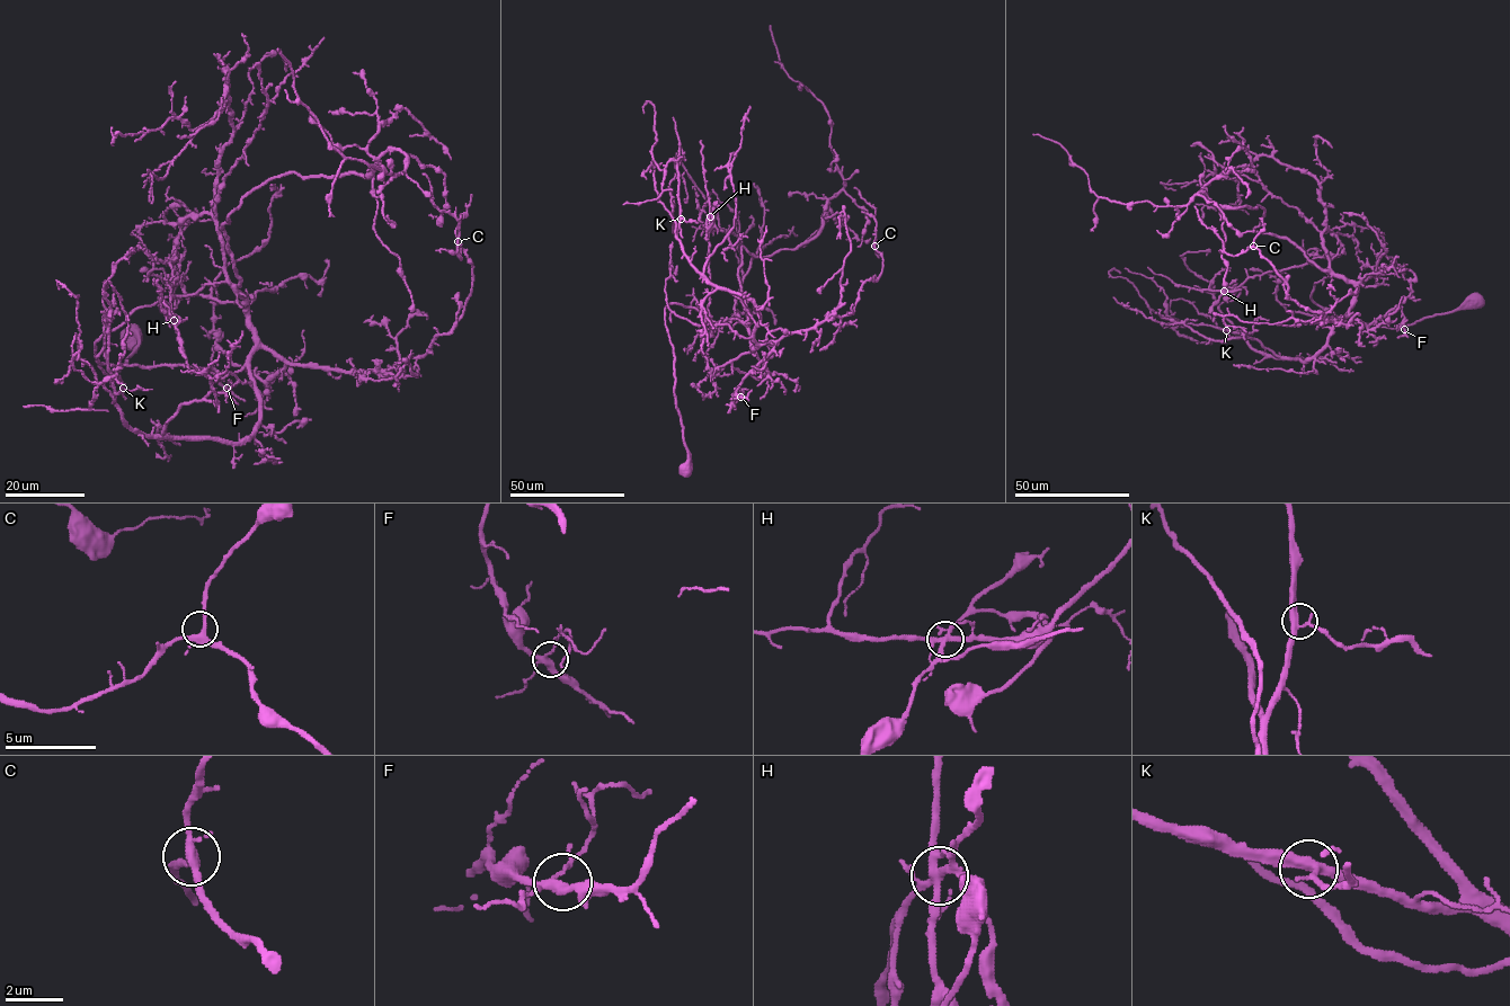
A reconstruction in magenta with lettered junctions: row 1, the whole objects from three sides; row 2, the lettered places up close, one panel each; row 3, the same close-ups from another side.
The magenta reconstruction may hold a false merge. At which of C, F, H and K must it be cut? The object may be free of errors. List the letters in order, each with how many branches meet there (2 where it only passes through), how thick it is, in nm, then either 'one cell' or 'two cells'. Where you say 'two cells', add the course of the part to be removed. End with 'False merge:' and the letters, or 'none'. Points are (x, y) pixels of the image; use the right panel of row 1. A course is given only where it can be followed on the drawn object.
C: 4 | 280 nm | one cell
F: 4 | 280 nm | one cell
H: 5 | 280 nm | one cell
K: 4 | 320 nm | one cell
False merge: none

